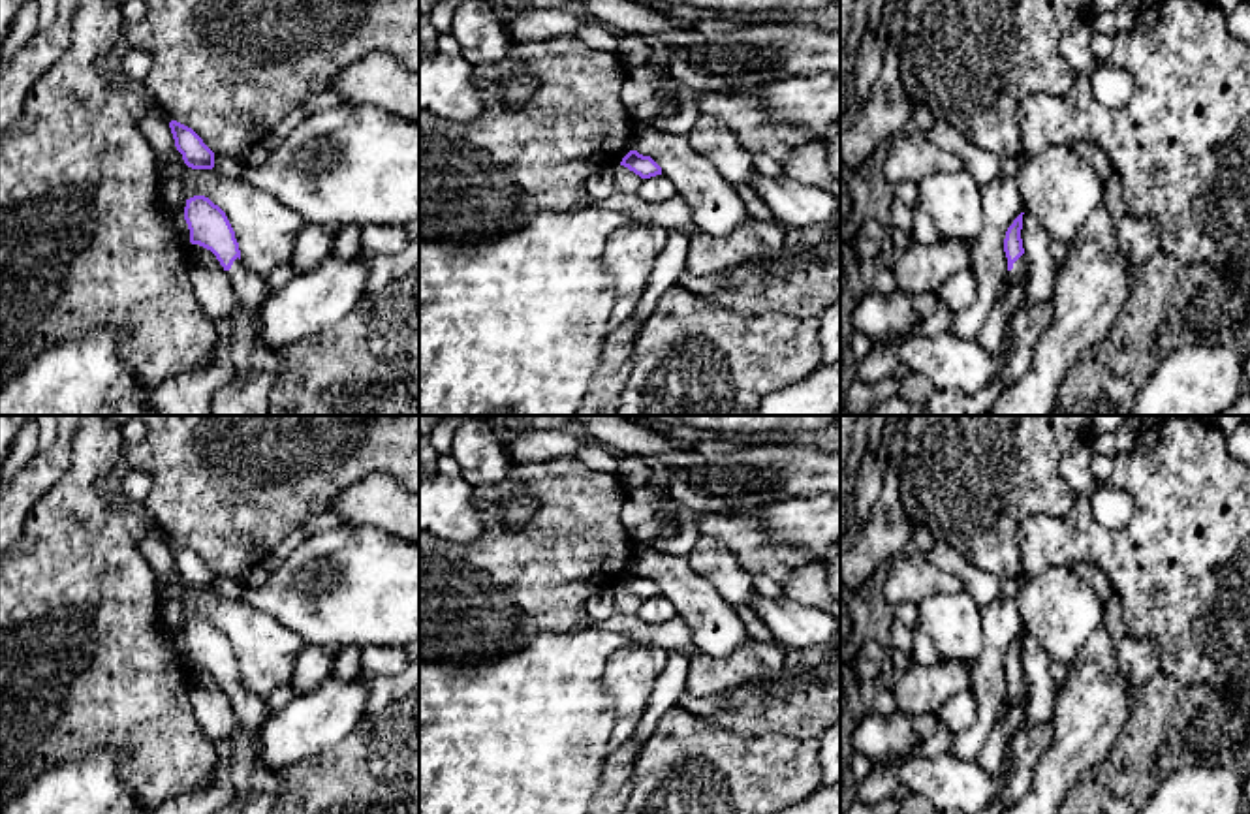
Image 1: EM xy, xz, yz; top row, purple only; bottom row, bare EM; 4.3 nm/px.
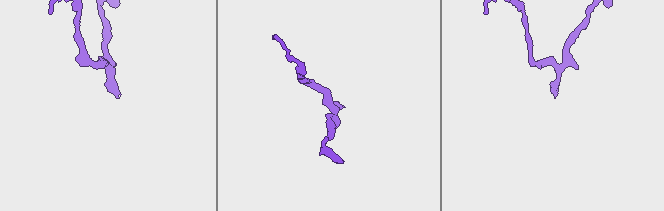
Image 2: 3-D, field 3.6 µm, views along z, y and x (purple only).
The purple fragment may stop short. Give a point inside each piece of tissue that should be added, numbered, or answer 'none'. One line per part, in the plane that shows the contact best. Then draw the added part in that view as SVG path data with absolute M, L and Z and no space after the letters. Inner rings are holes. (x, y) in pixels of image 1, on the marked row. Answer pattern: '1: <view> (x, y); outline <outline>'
1: yz (1019, 266); outline M1023 254L1023 256L1013 263L1013 269L1008 271L1008 280L1017 282L1017 280L1024 274L1026 265L1028 265L1028 259L1026 259L1026 256Z

